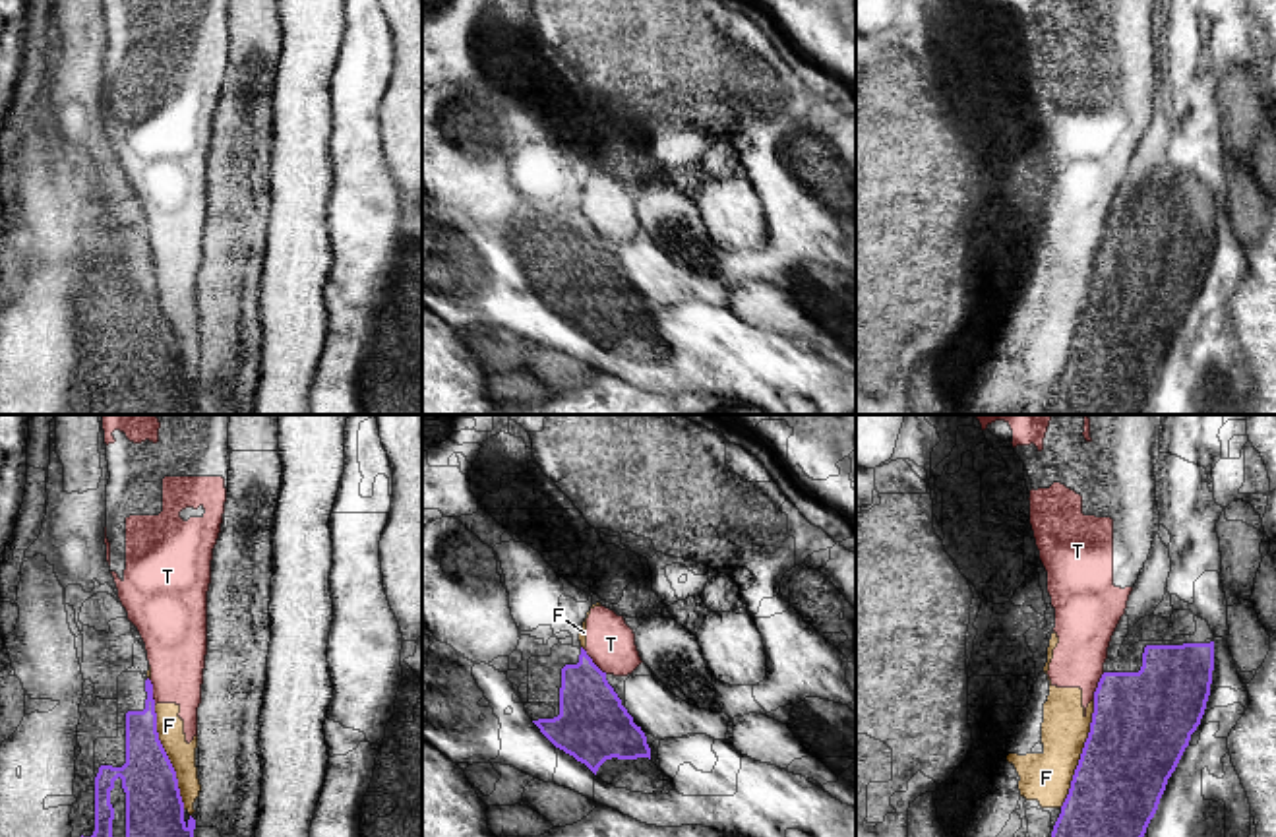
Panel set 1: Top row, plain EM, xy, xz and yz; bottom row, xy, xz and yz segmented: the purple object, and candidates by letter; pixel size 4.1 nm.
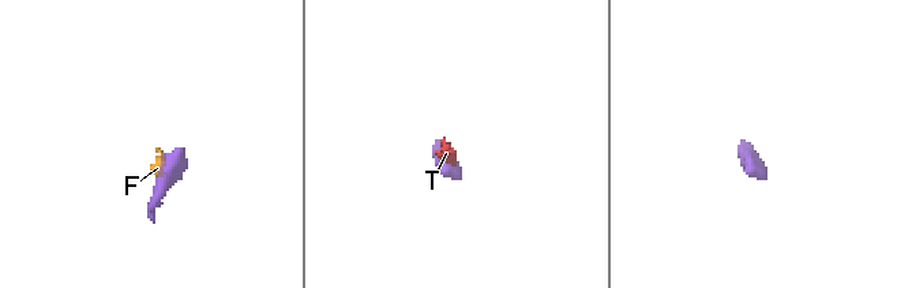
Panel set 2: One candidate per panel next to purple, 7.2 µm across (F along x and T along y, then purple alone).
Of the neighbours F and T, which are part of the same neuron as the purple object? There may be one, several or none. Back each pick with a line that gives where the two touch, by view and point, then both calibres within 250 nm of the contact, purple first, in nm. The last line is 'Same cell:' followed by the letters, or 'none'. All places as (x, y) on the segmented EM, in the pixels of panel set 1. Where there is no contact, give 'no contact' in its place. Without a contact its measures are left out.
Same cell: none

